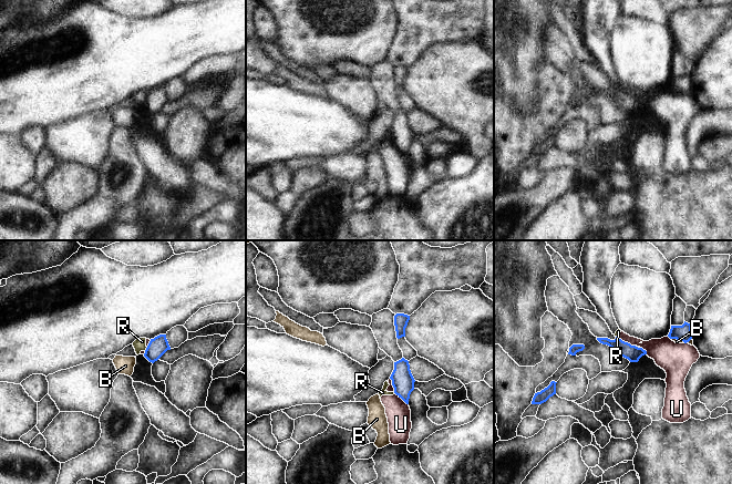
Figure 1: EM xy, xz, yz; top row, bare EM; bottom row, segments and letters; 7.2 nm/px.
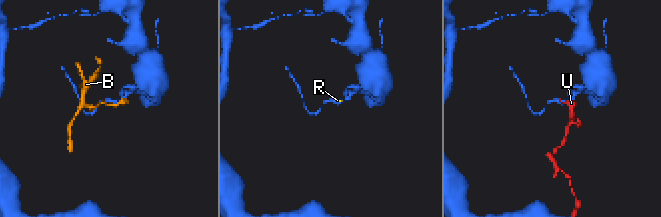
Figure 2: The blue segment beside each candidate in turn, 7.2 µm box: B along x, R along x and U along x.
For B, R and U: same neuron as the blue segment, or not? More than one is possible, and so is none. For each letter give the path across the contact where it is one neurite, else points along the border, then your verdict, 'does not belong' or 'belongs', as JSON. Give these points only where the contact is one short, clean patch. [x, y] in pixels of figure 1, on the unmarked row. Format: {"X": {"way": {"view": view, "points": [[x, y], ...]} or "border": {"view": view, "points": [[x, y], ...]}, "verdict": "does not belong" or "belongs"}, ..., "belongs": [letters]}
{"B": {"border": {"view": "yz", "points": [[691, 90], [686, 94], [671, 91]]}, "verdict": "does not belong"}, "R": {"border": {"view": "xy", "points": [[147, 99], [144, 102]]}, "verdict": "does not belong"}, "U": {"verdict": "does not belong"}, "belongs": []}

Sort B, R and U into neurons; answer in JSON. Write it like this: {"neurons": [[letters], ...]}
{"neurons": [["B"], ["R", "U"]]}

